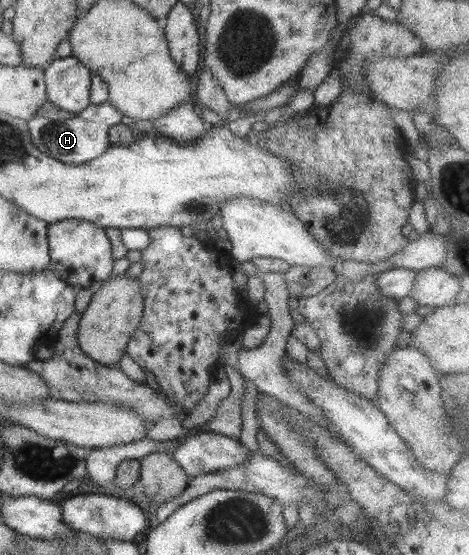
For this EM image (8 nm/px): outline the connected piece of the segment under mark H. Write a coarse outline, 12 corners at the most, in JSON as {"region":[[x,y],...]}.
{"region":[[90,103],[72,119],[26,121],[37,151],[79,165],[111,145],[121,112]]}

